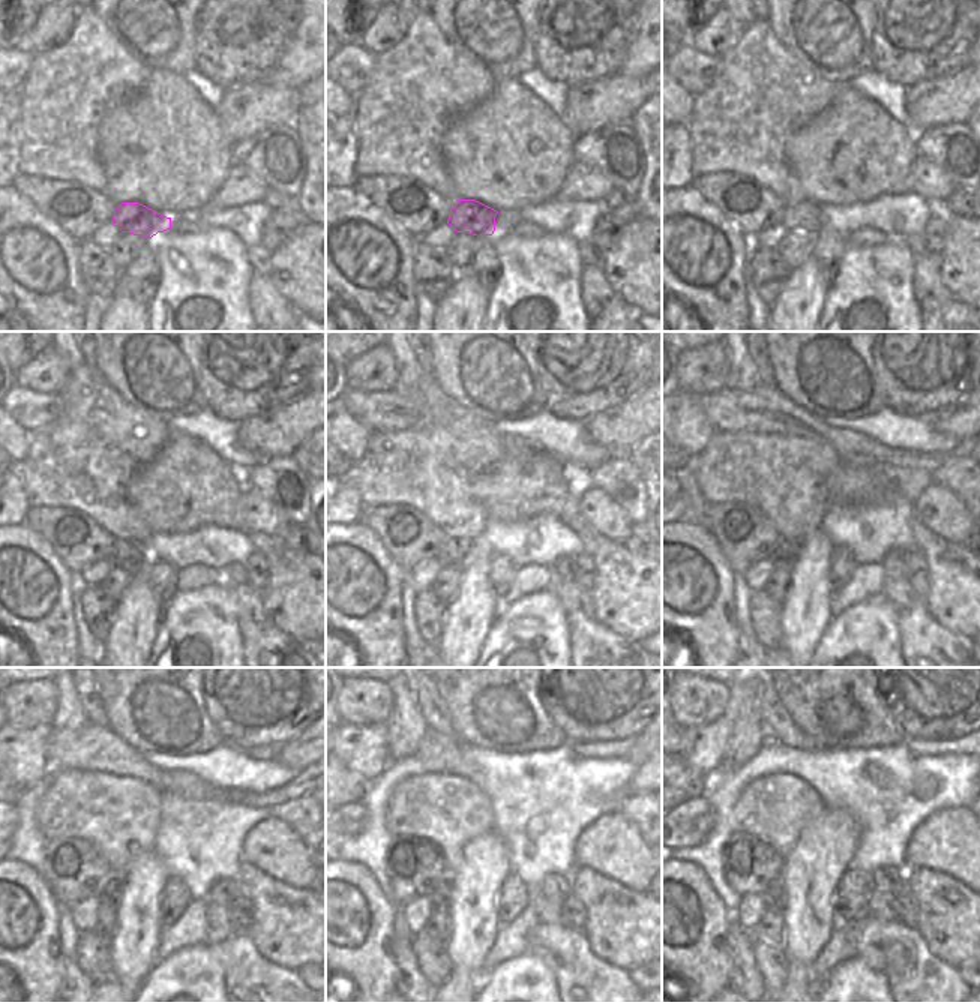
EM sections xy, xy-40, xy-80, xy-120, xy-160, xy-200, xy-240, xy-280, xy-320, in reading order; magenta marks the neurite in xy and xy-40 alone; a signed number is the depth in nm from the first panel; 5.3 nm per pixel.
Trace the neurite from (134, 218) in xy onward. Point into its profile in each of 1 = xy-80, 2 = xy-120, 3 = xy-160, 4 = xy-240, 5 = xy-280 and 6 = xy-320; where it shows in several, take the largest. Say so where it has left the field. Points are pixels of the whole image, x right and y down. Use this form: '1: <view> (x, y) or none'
1: xy-80 (806, 216)
2: xy-120 (125, 554)
3: xy-160 (453, 552)
4: xy-240 (113, 882)
5: xy-280 (440, 897)
6: xy-320 (775, 897)

